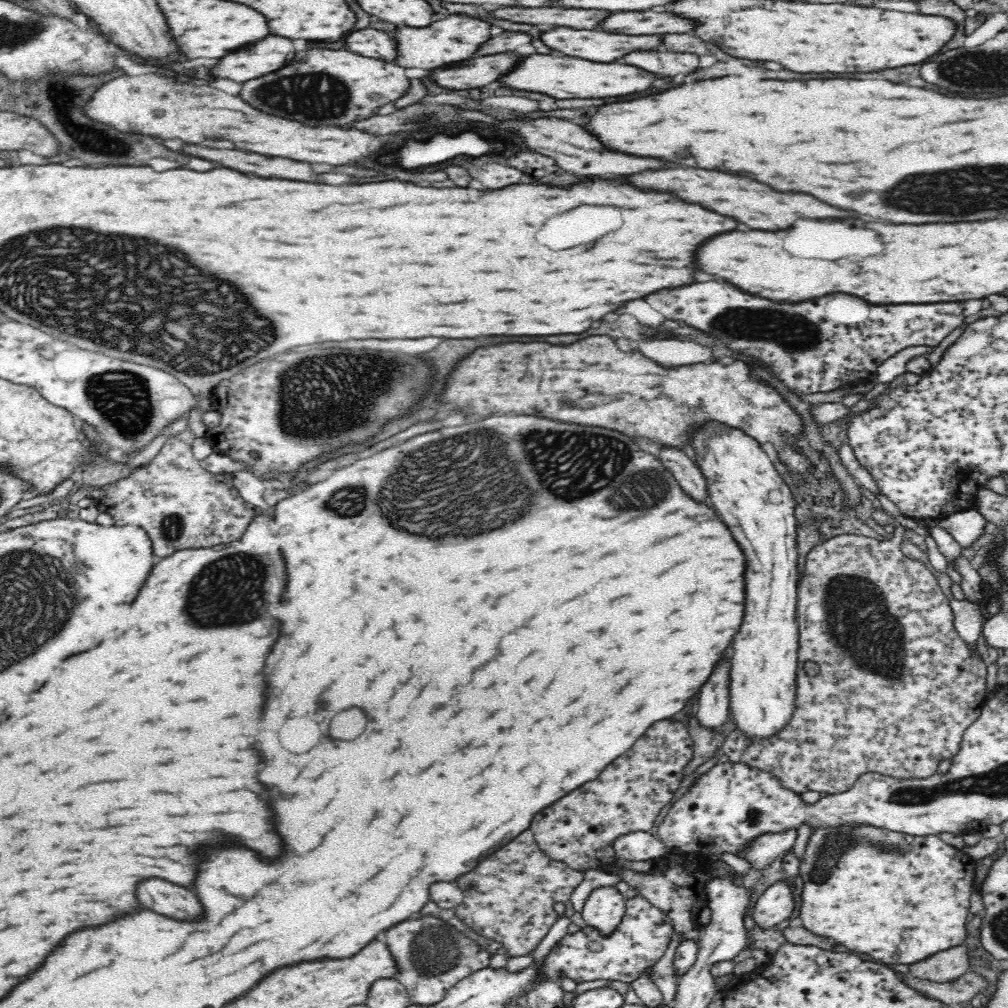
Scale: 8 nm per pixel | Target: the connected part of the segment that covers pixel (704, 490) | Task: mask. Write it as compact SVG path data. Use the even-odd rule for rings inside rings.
M662 448L662 456L658 458L678 480L682 490L696 502L708 504L708 482L696 464L690 452L682 452L676 448Z

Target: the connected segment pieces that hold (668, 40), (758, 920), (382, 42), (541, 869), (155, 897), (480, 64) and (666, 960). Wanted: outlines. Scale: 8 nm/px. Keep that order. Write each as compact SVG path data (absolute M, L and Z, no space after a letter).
M666 34L660 38L660 50L664 52L690 52L690 54L696 54L696 56L704 56L704 54L710 54L714 56L716 60L720 62L726 62L730 60L728 54L720 52L714 44L708 44L708 42L702 42L698 40L696 36L692 34Z
M780 882L766 888L766 892L756 898L754 906L750 908L750 916L754 920L754 928L770 932L776 928L776 924L790 918L792 910L794 910L792 892L784 882Z
M372 28L350 32L344 38L344 48L348 52L364 54L366 58L380 58L384 62L390 62L396 56L396 42L388 34Z
M530 830L522 832L520 836L516 836L510 844L506 844L504 848L500 848L498 852L494 852L492 856L488 856L486 860L482 860L472 872L464 874L458 878L458 888L464 894L464 902L460 902L456 906L456 916L470 928L474 928L478 934L484 934L496 942L500 942L506 948L506 954L512 956L522 956L528 954L530 950L534 950L542 938L550 932L552 924L556 922L558 914L554 912L554 904L562 902L566 906L566 914L564 916L572 916L576 910L570 902L570 894L572 890L584 880L584 872L574 870L572 866L568 866L566 862L556 862L552 860L546 852L540 850L540 846L534 840L534 834Z
M164 878L140 880L140 886L136 886L136 900L140 906L172 918L192 918L202 910L188 890Z
M482 56L468 58L464 62L456 62L456 66L446 66L440 70L432 70L428 80L432 80L438 88L446 90L468 90L478 88L488 82L494 82L514 64L514 56Z
M674 932L672 942L670 942L668 950L664 952L664 956L648 970L648 980L664 994L664 1006L672 1006L674 996L678 992L680 970L676 970L674 958L676 958L676 950L680 944L682 944L682 934Z

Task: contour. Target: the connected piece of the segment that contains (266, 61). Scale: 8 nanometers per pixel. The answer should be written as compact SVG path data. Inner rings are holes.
M268 34L264 40L220 58L216 66L210 66L210 74L214 78L244 82L282 68L294 52L296 50L288 38Z

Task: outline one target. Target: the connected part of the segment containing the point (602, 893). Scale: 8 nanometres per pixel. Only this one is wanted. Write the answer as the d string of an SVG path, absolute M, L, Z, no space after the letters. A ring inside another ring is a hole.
M616 886L594 888L582 908L582 916L588 926L594 926L602 934L612 934L624 920L626 898Z

